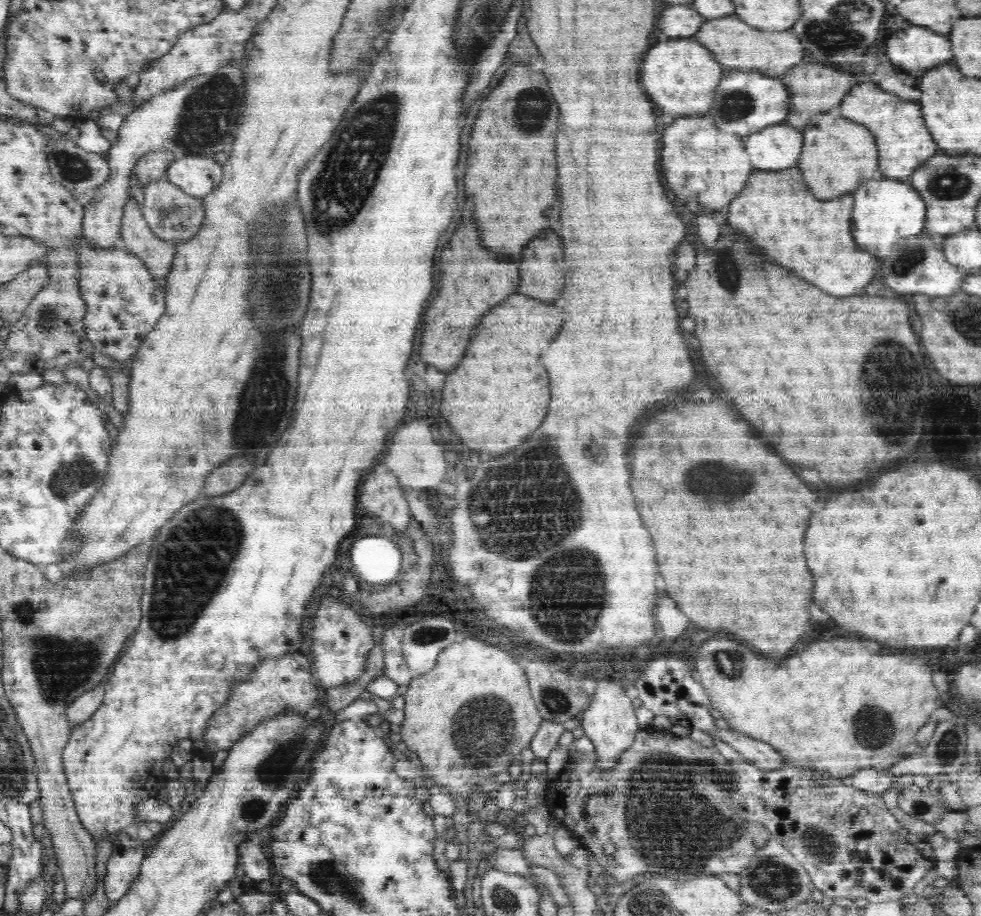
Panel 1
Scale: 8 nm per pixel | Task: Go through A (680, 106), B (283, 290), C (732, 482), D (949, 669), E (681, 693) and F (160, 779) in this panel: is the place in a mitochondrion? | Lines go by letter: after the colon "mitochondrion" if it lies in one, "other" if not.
A: other
B: mitochondrion
C: mitochondrion
D: other
E: other
F: other

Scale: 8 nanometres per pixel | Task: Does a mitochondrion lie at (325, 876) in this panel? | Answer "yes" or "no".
yes

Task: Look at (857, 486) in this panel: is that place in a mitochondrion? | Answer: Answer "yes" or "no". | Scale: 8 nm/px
no

